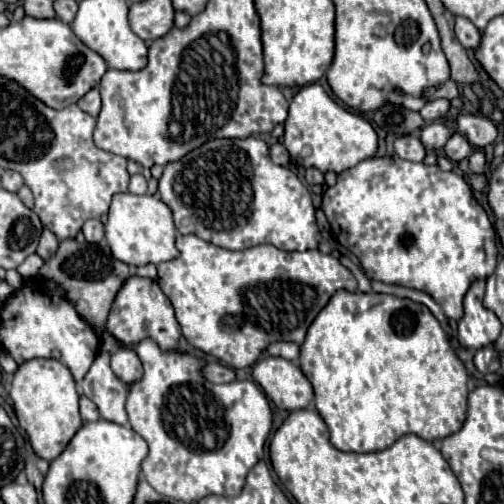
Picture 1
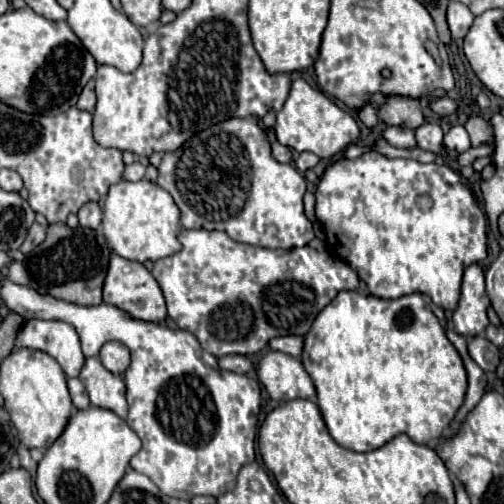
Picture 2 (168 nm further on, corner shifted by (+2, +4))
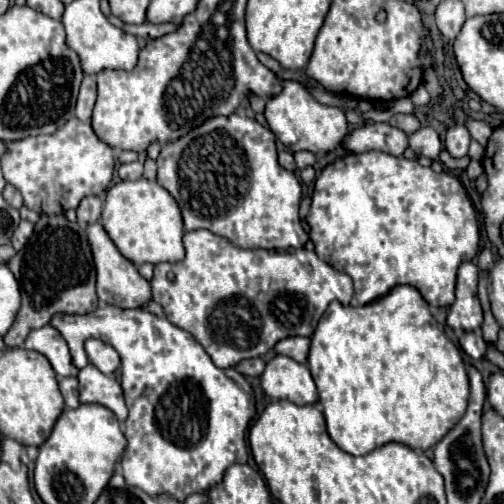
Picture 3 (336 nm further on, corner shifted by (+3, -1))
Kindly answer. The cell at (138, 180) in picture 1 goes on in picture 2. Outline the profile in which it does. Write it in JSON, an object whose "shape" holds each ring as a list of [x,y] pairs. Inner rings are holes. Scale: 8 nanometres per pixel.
{"shape":[[[135,161],[135,163],[131,163],[131,165],[125,165],[123,177],[125,177],[127,181],[139,181],[139,179],[143,179],[143,175],[145,175],[145,167],[143,167],[139,161]]]}

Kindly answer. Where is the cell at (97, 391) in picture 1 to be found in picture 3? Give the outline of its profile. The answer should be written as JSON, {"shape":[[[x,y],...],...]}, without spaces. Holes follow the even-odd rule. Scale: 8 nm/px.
{"shape":[[[88,364],[86,368],[80,370],[78,382],[80,382],[80,402],[82,404],[106,406],[118,416],[120,422],[128,418],[124,394],[114,376],[106,376],[94,364]]]}

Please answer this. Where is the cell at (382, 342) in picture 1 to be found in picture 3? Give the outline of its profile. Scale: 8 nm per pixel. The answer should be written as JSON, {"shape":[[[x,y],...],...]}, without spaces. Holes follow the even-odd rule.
{"shape":[[[400,286],[394,288],[392,292],[388,292],[388,296],[374,300],[372,304],[366,306],[342,306],[340,302],[332,302],[328,306],[328,310],[324,312],[324,316],[320,318],[312,338],[310,338],[310,354],[308,354],[308,368],[312,372],[312,378],[316,382],[318,388],[318,396],[320,396],[320,404],[324,410],[324,418],[326,418],[326,426],[328,426],[328,434],[330,438],[336,442],[336,446],[352,456],[364,456],[388,442],[400,442],[410,446],[412,450],[428,450],[432,446],[436,446],[442,436],[452,430],[456,426],[456,422],[460,420],[460,416],[464,416],[466,412],[466,404],[468,404],[468,374],[462,362],[462,356],[458,352],[458,348],[448,340],[448,336],[438,328],[438,322],[432,318],[426,300],[420,296],[420,292],[416,292],[416,288],[412,286]]]}

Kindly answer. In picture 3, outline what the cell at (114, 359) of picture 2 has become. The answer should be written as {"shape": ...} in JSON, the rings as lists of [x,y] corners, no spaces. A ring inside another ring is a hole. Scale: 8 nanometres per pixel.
{"shape":[[[96,338],[86,340],[86,354],[88,354],[90,362],[108,376],[120,368],[120,354],[102,340],[96,340]]]}

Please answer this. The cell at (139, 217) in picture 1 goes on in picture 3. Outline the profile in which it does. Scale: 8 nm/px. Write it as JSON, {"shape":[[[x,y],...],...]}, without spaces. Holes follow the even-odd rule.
{"shape":[[[140,178],[140,180],[122,180],[114,184],[104,200],[102,210],[102,226],[108,232],[114,246],[120,250],[124,258],[134,262],[136,266],[150,262],[178,262],[184,258],[182,246],[182,216],[176,200],[164,190],[158,182]]]}

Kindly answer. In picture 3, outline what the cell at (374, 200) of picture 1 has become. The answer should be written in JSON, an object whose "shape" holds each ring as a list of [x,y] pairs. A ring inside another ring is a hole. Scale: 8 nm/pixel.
{"shape":[[[364,152],[364,154],[348,154],[344,158],[334,160],[332,164],[328,164],[322,174],[316,178],[314,182],[314,192],[312,192],[312,208],[308,214],[308,224],[310,224],[310,238],[316,246],[316,254],[328,262],[332,268],[348,274],[354,280],[354,294],[358,298],[360,304],[370,304],[382,296],[386,296],[392,288],[408,284],[414,286],[422,298],[436,308],[448,308],[452,306],[454,300],[454,288],[456,288],[456,272],[460,268],[462,262],[470,262],[478,256],[480,250],[480,232],[478,232],[478,220],[476,220],[476,212],[474,206],[464,190],[464,186],[460,184],[460,180],[448,172],[440,172],[436,174],[432,168],[424,168],[420,166],[416,160],[404,160],[404,158],[396,158],[392,154],[386,152]]]}

